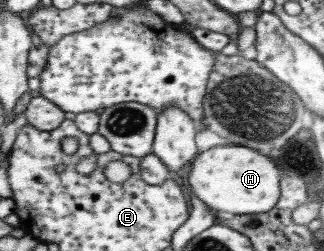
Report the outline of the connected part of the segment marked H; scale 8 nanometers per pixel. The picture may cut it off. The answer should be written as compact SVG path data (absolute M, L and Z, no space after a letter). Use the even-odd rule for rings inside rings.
M232 144L213 146L200 152L182 178L185 186L210 210L254 215L266 213L274 207L280 195L280 177L269 158L261 154L257 156L252 148Z

